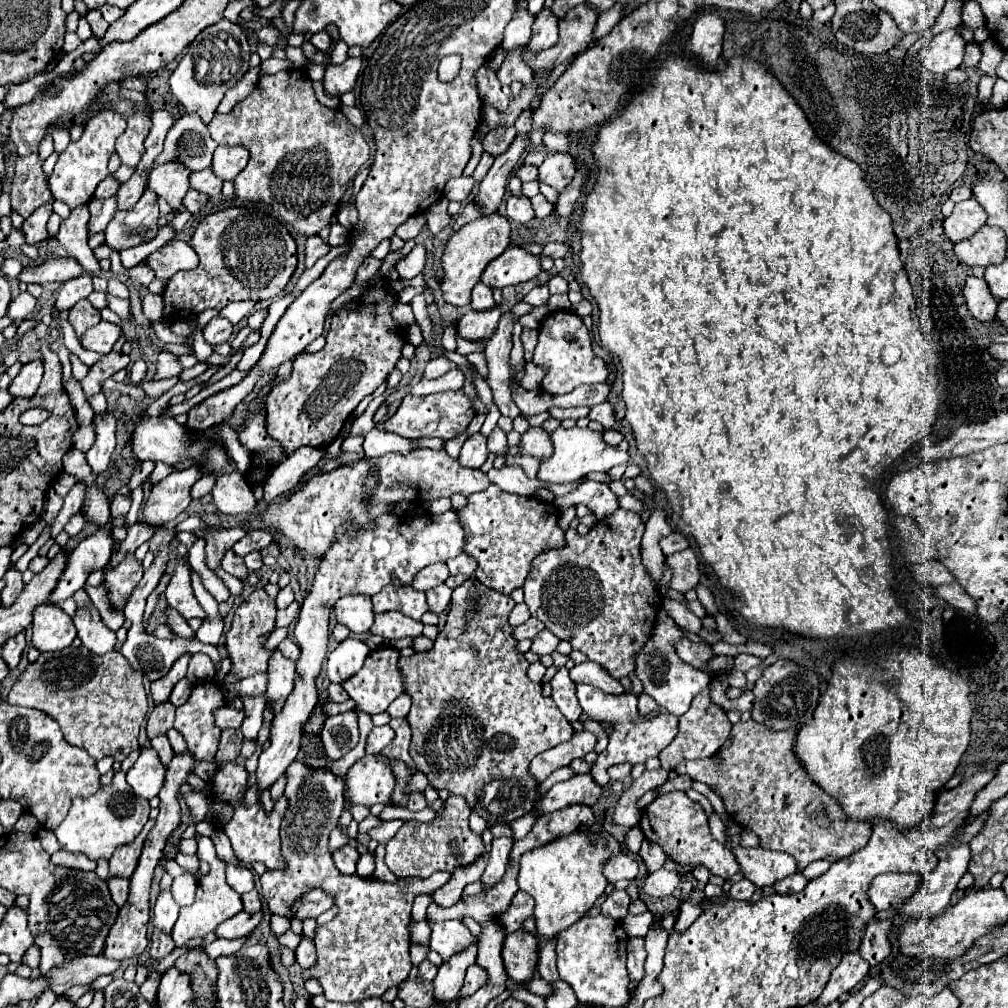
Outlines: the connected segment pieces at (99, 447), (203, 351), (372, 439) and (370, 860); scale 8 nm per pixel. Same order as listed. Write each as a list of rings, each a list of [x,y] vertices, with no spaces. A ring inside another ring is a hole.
[[[105,410],[103,414],[95,412],[93,414],[93,426],[95,426],[95,442],[93,446],[85,452],[87,462],[95,472],[105,472],[109,466],[109,460],[115,450],[115,428],[117,428],[117,416],[113,410]]]
[[[195,328],[195,330],[191,332],[191,338],[193,338],[193,350],[195,350],[197,360],[199,360],[199,362],[205,362],[205,360],[213,354],[211,344],[207,344],[207,342],[205,342],[201,328]]]
[[[371,428],[365,434],[365,442],[363,442],[363,450],[369,458],[379,458],[385,454],[409,454],[417,448],[443,448],[443,440],[439,438],[417,438],[417,440],[409,440],[391,432],[383,432],[379,428]]]
[[[371,840],[368,844],[368,853],[360,856],[356,865],[356,874],[361,877],[371,877],[375,870],[375,861],[373,857],[374,849],[378,846],[378,842]]]

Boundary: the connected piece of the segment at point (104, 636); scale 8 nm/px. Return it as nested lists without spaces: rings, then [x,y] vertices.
[[[95,604],[89,606],[79,606],[75,616],[73,616],[73,624],[77,628],[77,636],[83,642],[85,648],[89,648],[91,652],[97,654],[105,654],[111,652],[115,648],[115,632],[109,630],[101,616],[99,610],[95,608]]]

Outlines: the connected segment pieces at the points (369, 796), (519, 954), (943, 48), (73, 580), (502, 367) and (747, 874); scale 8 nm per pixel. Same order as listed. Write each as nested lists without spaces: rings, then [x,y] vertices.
[[[363,756],[347,772],[347,800],[353,804],[373,806],[377,802],[389,804],[395,788],[391,764],[383,756]]]
[[[523,928],[507,934],[501,958],[513,982],[521,984],[531,980],[537,966],[537,938],[531,932],[525,932]]]
[[[947,30],[947,32],[937,34],[919,52],[918,58],[929,72],[945,74],[961,66],[963,52],[965,52],[965,40],[959,36],[957,30]]]
[[[107,528],[81,540],[81,544],[71,552],[67,568],[59,578],[49,600],[59,602],[73,596],[73,592],[85,586],[85,580],[91,572],[107,566],[109,558],[111,558],[111,538],[107,536]]]
[[[509,312],[501,316],[495,334],[491,340],[487,340],[485,354],[487,354],[487,364],[489,364],[489,374],[485,382],[493,390],[493,402],[499,408],[501,416],[517,418],[521,412],[515,406],[511,398],[511,366],[509,366],[509,352],[511,352],[511,330],[513,324],[517,322],[515,316]]]
[[[735,822],[725,824],[727,848],[733,852],[743,872],[743,878],[751,880],[757,888],[765,888],[765,886],[773,886],[777,880],[783,880],[785,876],[795,874],[797,862],[793,856],[765,848],[743,848],[739,844],[739,834],[741,828]]]

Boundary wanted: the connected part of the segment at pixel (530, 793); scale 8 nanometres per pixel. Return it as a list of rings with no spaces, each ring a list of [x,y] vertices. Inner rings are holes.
[[[467,580],[453,590],[447,624],[439,632],[433,648],[425,654],[399,658],[397,668],[403,678],[403,692],[411,696],[411,712],[407,722],[411,726],[409,754],[435,790],[449,790],[467,800],[471,810],[487,820],[487,830],[481,835],[487,852],[492,844],[491,826],[511,824],[533,810],[539,798],[539,782],[529,778],[529,762],[573,736],[573,728],[559,712],[551,698],[543,696],[543,688],[527,678],[529,662],[517,650],[513,628],[507,616],[515,602],[509,596],[483,588],[479,580]]]

